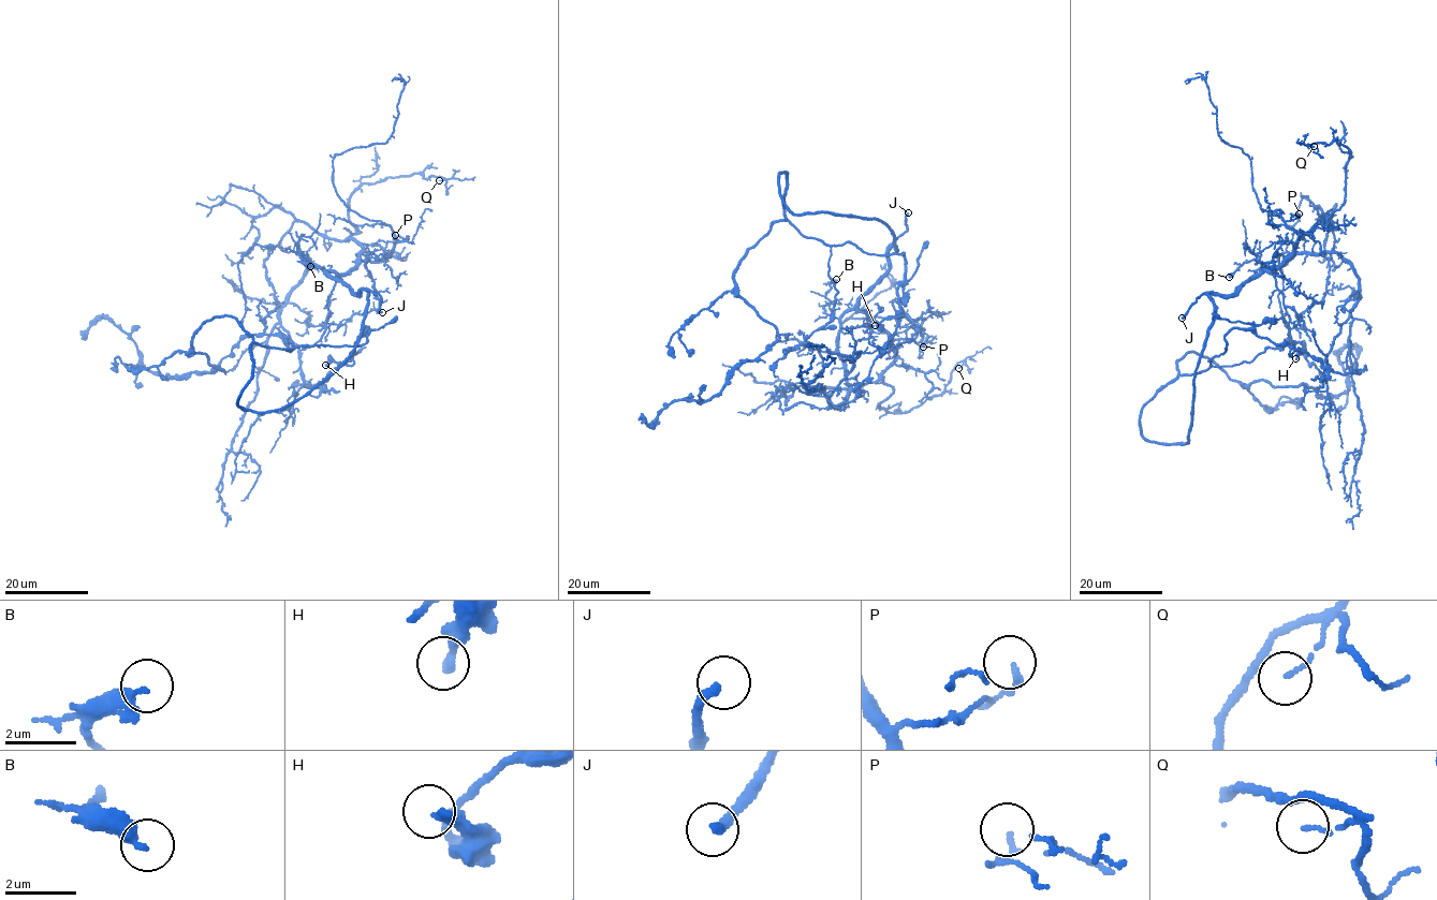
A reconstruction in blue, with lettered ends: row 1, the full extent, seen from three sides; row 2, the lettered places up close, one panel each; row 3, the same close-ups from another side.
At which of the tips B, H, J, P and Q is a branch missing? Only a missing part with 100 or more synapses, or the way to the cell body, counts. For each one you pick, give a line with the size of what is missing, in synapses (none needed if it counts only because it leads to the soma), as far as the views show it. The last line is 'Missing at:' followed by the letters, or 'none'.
Missing at: J

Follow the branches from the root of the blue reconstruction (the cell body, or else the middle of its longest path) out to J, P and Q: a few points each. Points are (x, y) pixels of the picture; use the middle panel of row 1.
J: (848, 217), (886, 224), (895, 250), (894, 241), (907, 230), (908, 212)
P: (848, 217), (883, 222), (896, 248), (859, 308), (891, 338), (918, 342), (923, 332), (923, 347)
Q: (848, 217), (883, 222), (896, 248), (859, 299), (895, 354), (877, 407), (918, 408), (958, 368)

